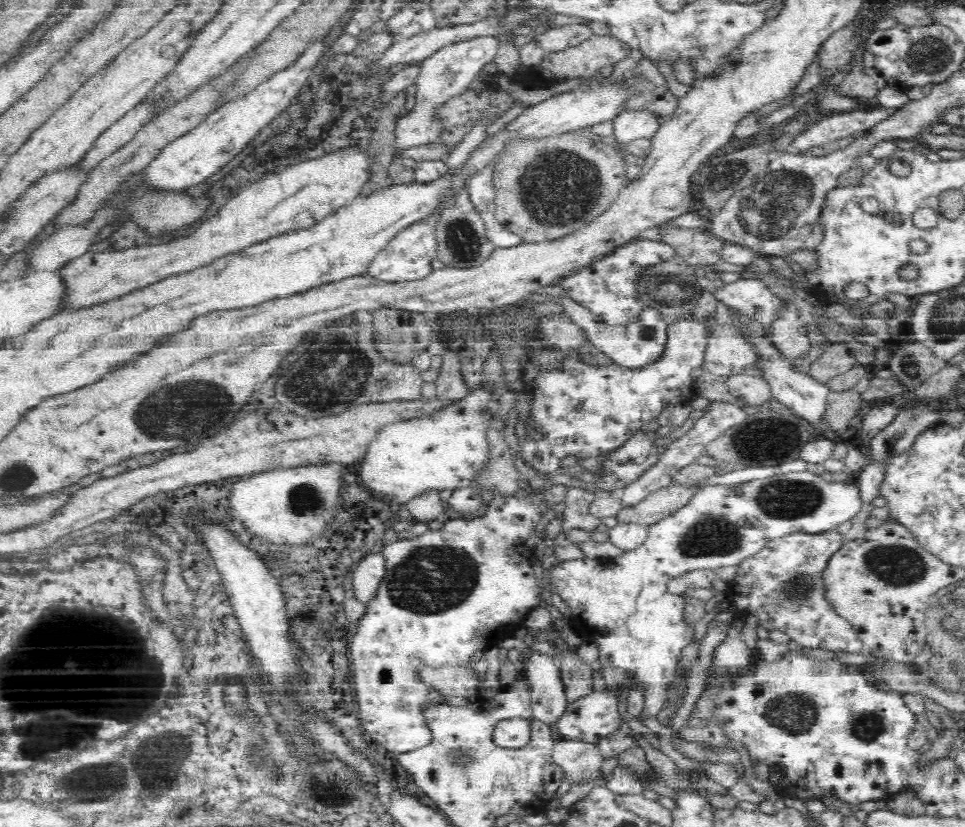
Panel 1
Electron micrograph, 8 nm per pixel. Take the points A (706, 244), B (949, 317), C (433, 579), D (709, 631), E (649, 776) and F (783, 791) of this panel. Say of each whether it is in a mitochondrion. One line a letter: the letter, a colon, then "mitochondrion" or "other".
A: other
B: mitochondrion
C: mitochondrion
D: other
E: other
F: other

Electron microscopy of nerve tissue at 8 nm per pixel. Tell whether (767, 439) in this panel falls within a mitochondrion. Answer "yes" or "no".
yes

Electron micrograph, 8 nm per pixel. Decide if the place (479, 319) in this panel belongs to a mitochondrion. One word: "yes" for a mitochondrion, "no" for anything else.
no

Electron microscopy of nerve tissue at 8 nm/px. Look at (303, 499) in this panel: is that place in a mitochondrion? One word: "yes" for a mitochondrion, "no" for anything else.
yes

